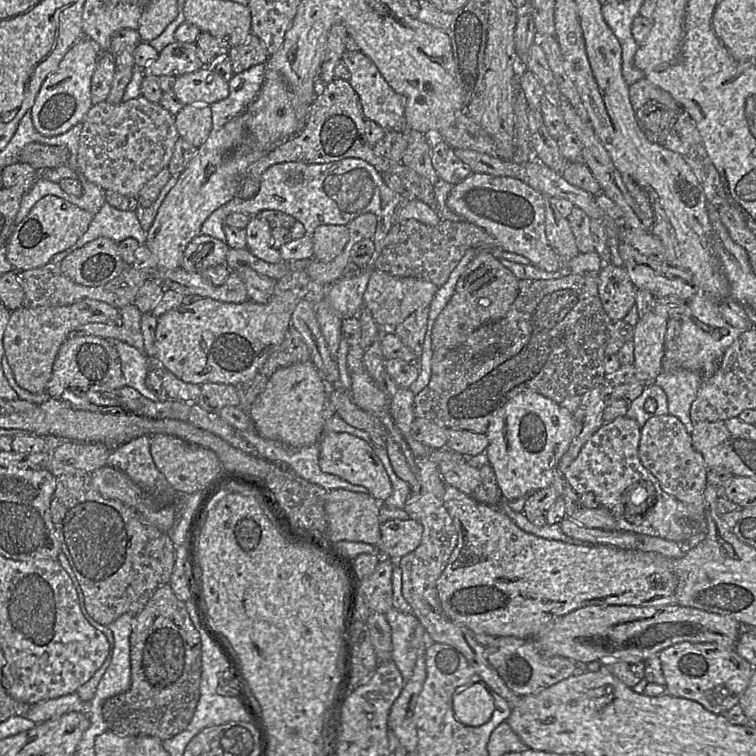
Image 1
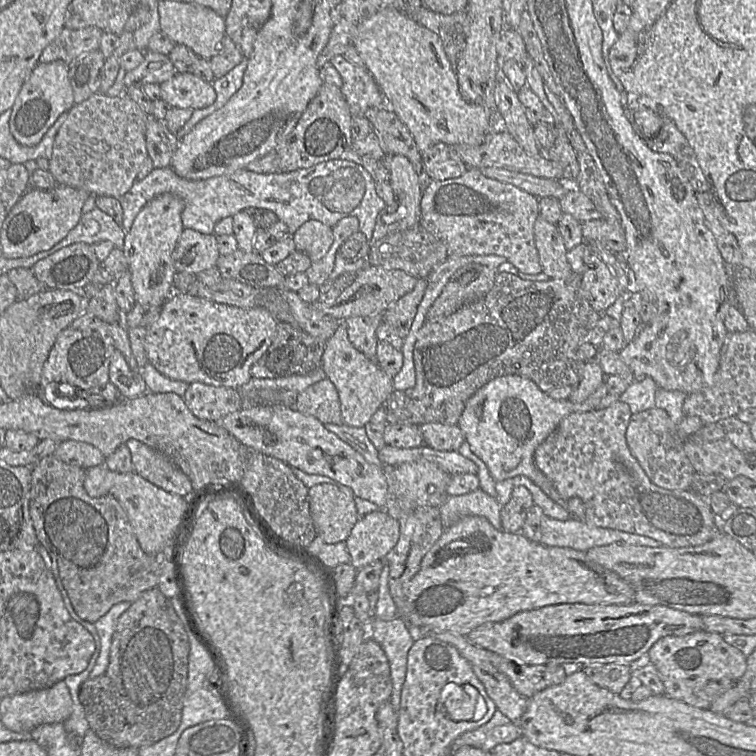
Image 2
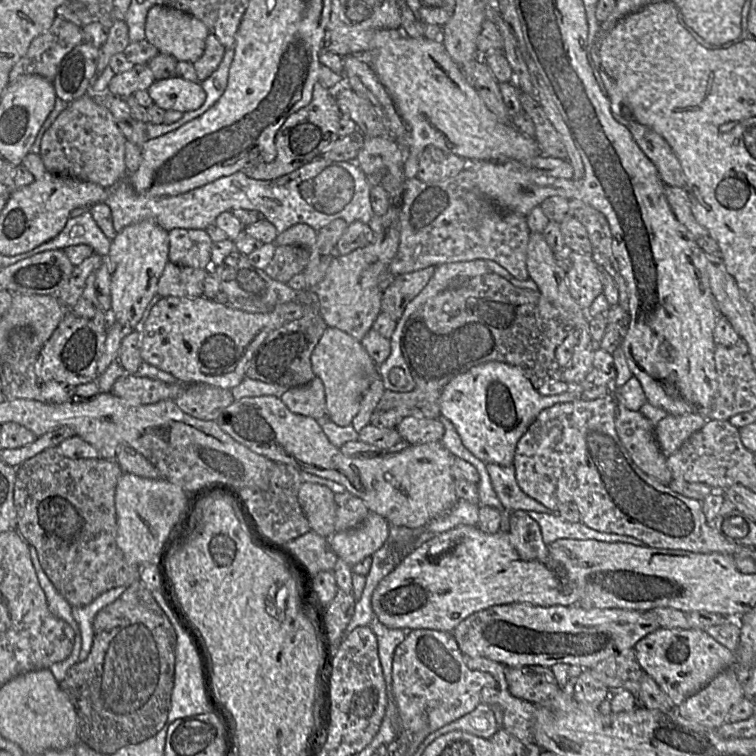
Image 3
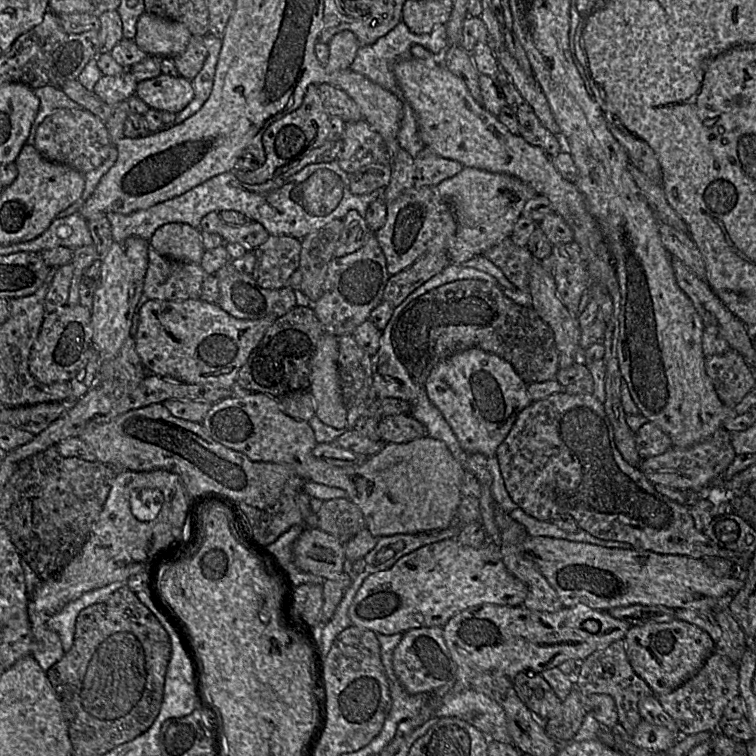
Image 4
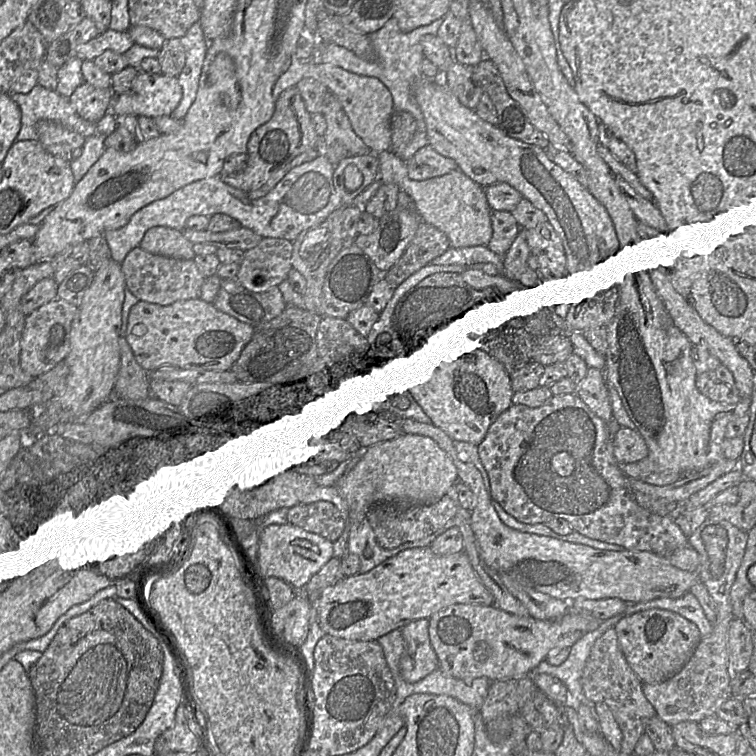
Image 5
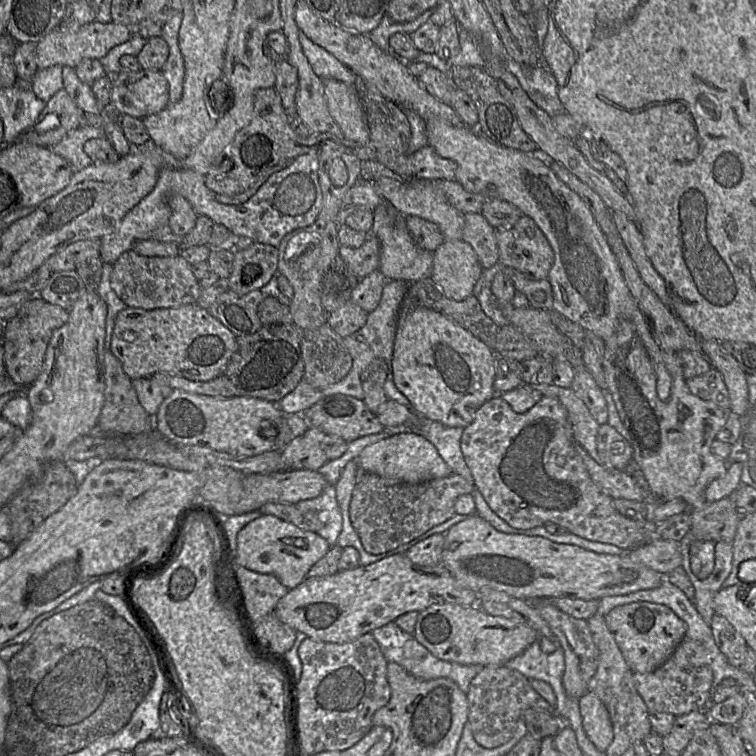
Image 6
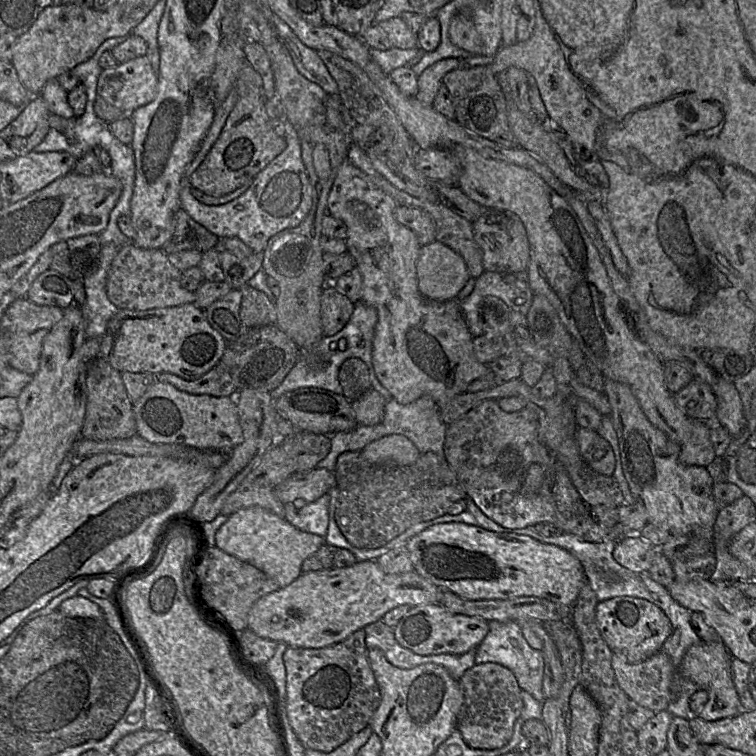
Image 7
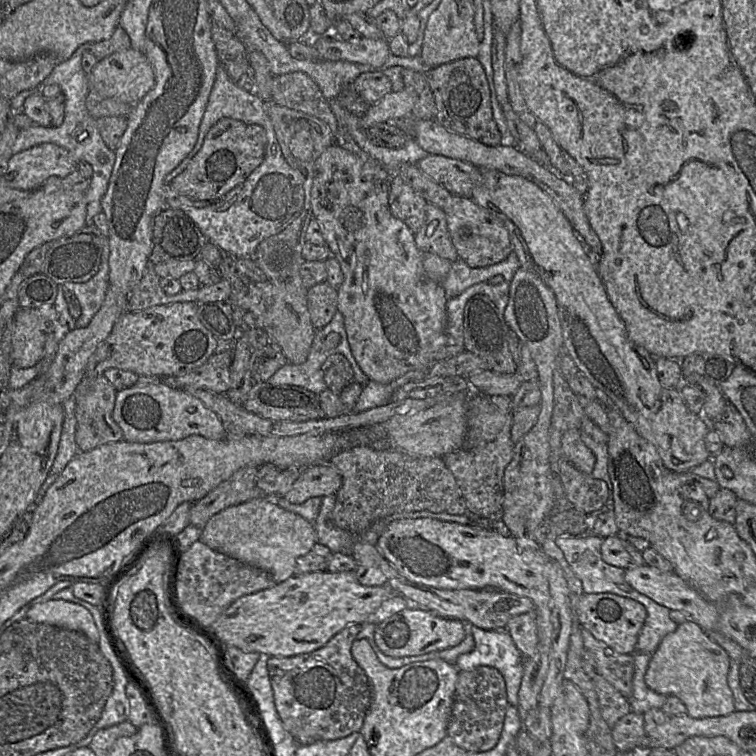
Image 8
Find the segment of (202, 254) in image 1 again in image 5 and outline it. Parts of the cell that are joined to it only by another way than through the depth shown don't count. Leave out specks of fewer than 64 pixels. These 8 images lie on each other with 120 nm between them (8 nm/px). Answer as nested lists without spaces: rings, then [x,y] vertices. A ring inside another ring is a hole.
[[[157,226],[149,229],[139,247],[143,250],[166,257],[194,260],[193,243],[186,239],[179,230]]]

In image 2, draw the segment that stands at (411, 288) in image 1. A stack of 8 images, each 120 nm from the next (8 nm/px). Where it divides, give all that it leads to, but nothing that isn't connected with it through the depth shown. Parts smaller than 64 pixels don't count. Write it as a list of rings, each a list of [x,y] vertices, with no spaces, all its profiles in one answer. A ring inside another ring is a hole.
[[[366,265],[357,273],[350,286],[343,290],[336,299],[320,299],[311,305],[323,314],[339,321],[355,316],[384,314],[394,302],[413,290],[417,279],[402,270]]]

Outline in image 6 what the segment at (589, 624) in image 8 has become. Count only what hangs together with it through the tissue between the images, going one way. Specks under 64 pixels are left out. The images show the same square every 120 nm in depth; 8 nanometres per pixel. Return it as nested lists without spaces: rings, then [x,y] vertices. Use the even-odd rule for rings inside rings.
[[[633,602],[613,608],[604,620],[627,665],[633,672],[649,673],[664,664],[684,640],[686,623],[668,607],[651,602]]]

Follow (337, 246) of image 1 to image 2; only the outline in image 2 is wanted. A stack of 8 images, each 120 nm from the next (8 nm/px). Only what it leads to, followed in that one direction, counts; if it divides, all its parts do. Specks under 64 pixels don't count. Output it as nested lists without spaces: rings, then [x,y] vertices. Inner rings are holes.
[[[309,220],[291,235],[295,249],[308,255],[312,262],[321,260],[333,243],[332,228],[317,220]]]

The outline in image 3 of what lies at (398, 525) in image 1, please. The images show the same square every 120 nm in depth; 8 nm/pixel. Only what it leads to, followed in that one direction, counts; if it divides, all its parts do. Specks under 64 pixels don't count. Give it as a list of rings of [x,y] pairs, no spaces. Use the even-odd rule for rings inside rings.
[[[370,513],[358,527],[334,533],[329,542],[337,557],[352,568],[380,549],[389,533],[389,522],[378,514]]]

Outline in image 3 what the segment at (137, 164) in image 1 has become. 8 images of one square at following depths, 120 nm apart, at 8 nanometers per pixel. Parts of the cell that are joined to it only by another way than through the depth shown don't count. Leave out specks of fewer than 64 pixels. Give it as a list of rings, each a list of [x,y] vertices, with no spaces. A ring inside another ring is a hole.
[[[90,95],[68,103],[44,133],[40,157],[53,174],[92,182],[104,188],[112,187],[129,174],[125,163],[125,135],[111,112],[97,104]]]

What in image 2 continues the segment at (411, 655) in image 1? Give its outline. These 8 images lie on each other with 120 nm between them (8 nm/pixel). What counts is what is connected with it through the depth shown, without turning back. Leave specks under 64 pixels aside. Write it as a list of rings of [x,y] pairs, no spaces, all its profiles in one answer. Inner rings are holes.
[[[401,617],[392,620],[374,618],[366,626],[366,640],[373,639],[384,651],[390,666],[392,693],[389,698],[399,712],[400,695],[407,672],[407,656],[414,643],[408,625]]]

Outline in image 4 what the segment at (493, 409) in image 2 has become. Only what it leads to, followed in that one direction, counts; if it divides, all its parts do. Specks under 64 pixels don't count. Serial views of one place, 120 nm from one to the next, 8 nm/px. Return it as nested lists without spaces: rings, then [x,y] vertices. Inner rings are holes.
[[[469,348],[440,361],[430,372],[424,389],[442,413],[458,442],[469,454],[494,457],[519,413],[532,403],[527,383],[498,355]]]

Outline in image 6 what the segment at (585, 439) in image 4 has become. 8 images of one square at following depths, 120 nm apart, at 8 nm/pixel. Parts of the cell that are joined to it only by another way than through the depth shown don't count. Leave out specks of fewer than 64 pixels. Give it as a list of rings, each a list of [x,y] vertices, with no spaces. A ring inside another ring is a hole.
[[[496,395],[485,402],[477,410],[473,422],[463,428],[460,447],[474,487],[491,510],[513,528],[526,530],[552,522],[572,534],[615,545],[625,552],[660,539],[657,523],[623,516],[614,508],[614,499],[593,482],[577,451],[568,412],[556,398],[544,396],[526,412],[516,413],[502,397]]]

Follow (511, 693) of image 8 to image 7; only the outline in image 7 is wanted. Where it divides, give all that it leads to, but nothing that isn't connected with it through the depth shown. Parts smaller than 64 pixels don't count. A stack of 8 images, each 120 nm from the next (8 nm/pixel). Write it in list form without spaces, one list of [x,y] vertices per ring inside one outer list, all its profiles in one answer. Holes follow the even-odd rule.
[[[489,622],[489,630],[476,649],[475,663],[497,663],[509,669],[515,676],[521,691],[531,694],[537,701],[543,702],[542,683],[544,677],[543,652],[535,650],[525,640],[522,628],[516,622]]]

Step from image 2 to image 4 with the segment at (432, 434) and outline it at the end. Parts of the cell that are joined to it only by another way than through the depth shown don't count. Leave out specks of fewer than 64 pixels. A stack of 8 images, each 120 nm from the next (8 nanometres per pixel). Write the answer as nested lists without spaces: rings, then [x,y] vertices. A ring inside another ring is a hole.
[[[399,414],[383,418],[378,431],[380,441],[407,443],[427,435],[426,428],[411,415]]]

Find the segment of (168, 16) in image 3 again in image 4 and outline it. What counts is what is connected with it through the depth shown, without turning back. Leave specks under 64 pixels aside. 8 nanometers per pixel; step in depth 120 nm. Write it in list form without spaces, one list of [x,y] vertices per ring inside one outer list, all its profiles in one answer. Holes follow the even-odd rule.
[[[144,12],[137,21],[134,41],[148,56],[163,59],[184,52],[191,37],[184,24]]]

